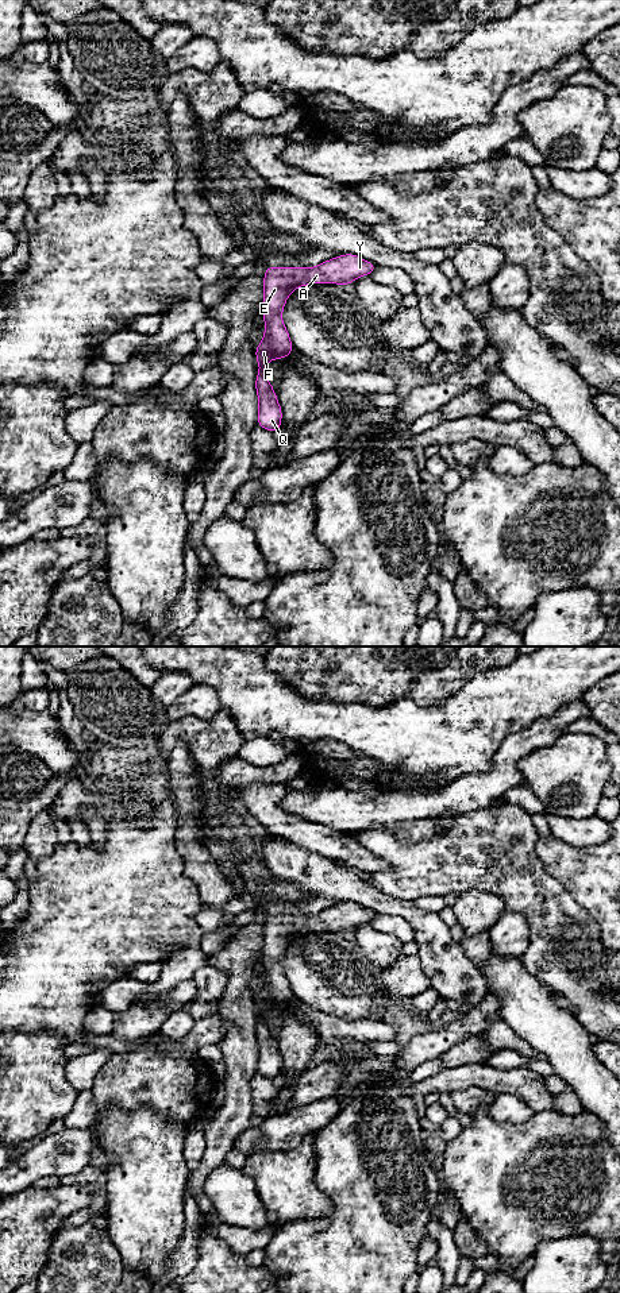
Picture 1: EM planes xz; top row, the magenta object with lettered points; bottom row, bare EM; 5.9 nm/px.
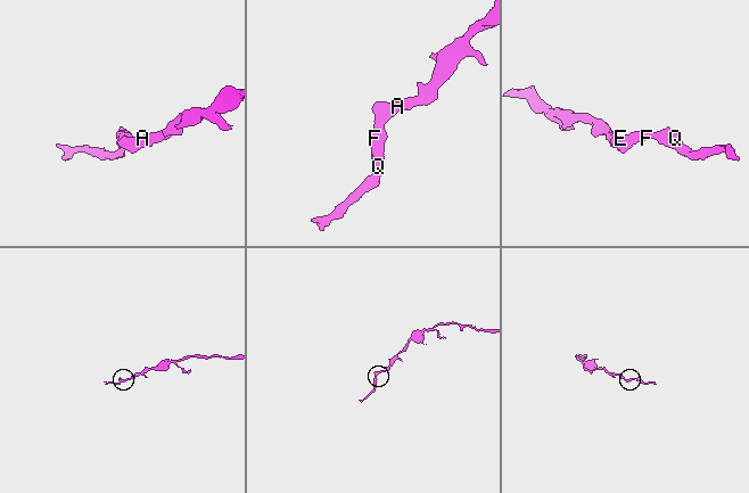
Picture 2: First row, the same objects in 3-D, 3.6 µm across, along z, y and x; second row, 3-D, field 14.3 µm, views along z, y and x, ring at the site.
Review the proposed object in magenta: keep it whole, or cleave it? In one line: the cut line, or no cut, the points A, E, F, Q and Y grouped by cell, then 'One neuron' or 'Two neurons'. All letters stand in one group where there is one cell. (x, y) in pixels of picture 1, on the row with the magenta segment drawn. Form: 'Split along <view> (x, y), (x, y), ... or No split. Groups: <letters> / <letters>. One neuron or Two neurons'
No split. Groups: A E F Q Y. One neuron

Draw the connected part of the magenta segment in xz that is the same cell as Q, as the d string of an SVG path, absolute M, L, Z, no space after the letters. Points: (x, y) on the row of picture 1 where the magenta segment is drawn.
M343 254L315 267L266 266L263 277L263 321L265 335L254 350L258 362L255 391L258 395L257 425L278 433L282 409L265 366L273 359L285 359L293 352L293 344L281 314L288 297L300 286L312 283L347 285L359 277L370 275L378 266L355 254Z

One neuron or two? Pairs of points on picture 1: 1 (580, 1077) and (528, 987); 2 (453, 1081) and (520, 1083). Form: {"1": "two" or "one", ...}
{"1": "one", "2": "one"}

